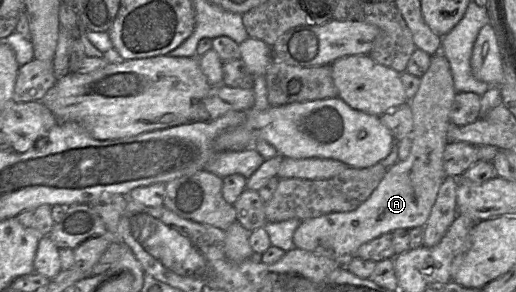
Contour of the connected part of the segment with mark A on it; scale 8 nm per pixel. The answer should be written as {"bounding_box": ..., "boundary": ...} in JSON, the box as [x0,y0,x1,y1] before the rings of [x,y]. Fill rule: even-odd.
{"bounding_box":[293,53,456,261],"boundary":[[[441,53],[433,55],[427,72],[420,78],[417,93],[409,100],[413,130],[408,157],[389,167],[377,188],[355,210],[302,220],[293,234],[294,246],[333,260],[345,261],[354,256],[359,246],[385,233],[399,228],[424,226],[446,177],[443,155],[448,144],[449,115],[456,93],[448,59]]]}

